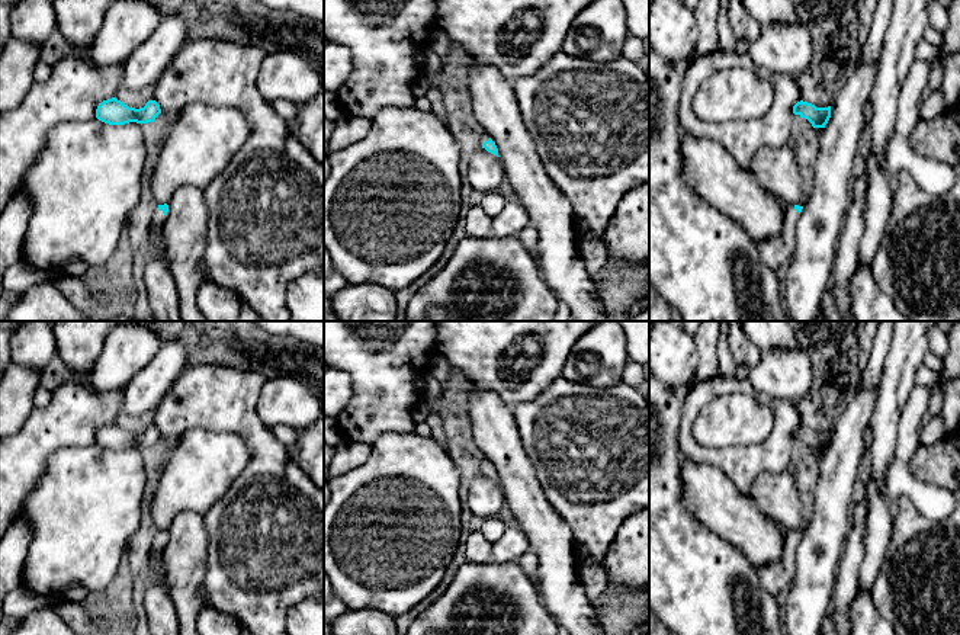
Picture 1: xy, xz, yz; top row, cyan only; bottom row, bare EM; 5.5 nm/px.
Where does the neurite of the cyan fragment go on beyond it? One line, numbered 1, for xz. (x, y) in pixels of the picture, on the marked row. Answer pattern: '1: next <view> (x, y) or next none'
1: next none

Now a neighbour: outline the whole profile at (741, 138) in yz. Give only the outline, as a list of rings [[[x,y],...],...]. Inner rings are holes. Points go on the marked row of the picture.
[[[719,49],[706,57],[696,55],[683,76],[678,121],[680,128],[688,135],[719,142],[744,170],[751,170],[755,153],[761,147],[778,148],[789,142],[794,121],[793,106],[800,102],[800,83],[786,74],[761,73],[774,90],[773,103],[765,115],[728,122],[699,119],[693,110],[693,100],[700,84],[710,76],[738,65],[741,55],[736,52]]]

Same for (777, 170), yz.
[[[761,147],[754,157],[751,171],[760,185],[784,203],[796,205],[802,195],[800,167],[793,148]]]

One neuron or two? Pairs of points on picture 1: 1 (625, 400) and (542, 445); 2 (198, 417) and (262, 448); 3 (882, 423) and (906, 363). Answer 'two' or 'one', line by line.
1: one
2: one
3: one

